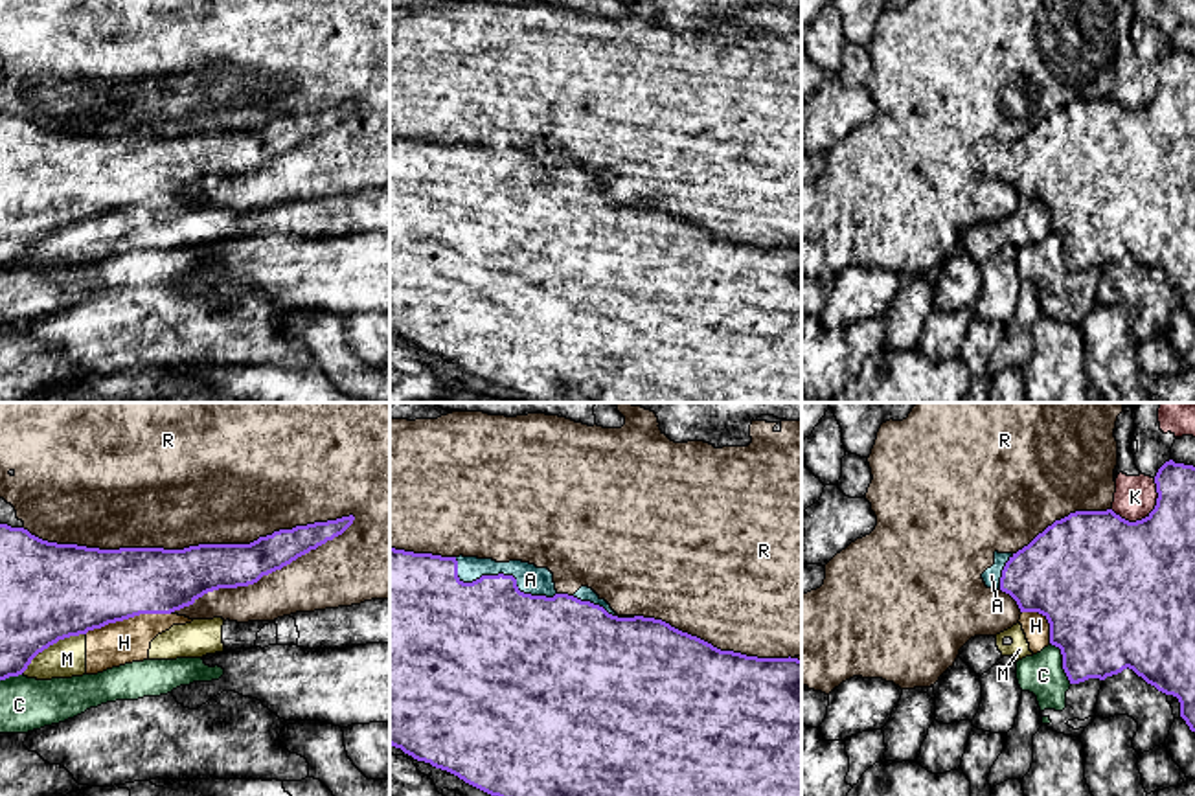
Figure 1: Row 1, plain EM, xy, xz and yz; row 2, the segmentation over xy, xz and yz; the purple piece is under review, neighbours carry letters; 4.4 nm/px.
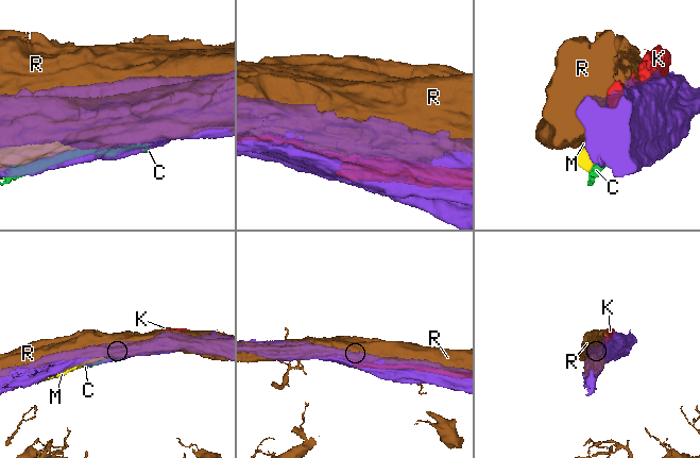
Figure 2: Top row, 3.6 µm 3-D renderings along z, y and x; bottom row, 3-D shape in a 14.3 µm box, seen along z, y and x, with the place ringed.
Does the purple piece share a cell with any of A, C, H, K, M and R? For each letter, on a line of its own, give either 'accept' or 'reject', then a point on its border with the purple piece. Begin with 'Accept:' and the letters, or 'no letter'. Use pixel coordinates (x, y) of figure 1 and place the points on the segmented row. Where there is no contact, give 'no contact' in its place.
Accept: A
A: accept; contact xz (500, 574)
C: reject; contact yz (1063, 662)
H: reject; contact xy (127, 618)
K: reject; contact yz (1146, 517)
M: reject; contact xy (52, 644)
R: reject; contact xy (190, 546)

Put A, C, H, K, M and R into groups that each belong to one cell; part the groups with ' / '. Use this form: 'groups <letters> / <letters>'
groups A / C / H M / K / R

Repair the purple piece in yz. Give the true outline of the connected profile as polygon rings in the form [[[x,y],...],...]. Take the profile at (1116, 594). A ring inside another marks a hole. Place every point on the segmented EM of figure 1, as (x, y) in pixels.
[[[1169,460],[1158,469],[1155,483],[1158,493],[1156,506],[1145,518],[1129,522],[1112,509],[1070,513],[1048,526],[1017,553],[995,552],[995,564],[982,574],[982,579],[987,588],[1009,594],[1017,601],[1020,612],[1039,612],[1048,620],[1050,643],[1061,649],[1063,669],[1070,684],[1079,684],[1088,678],[1105,680],[1129,667],[1158,691],[1177,697],[1180,702],[1180,717],[1189,730],[1195,732],[1195,467]]]

